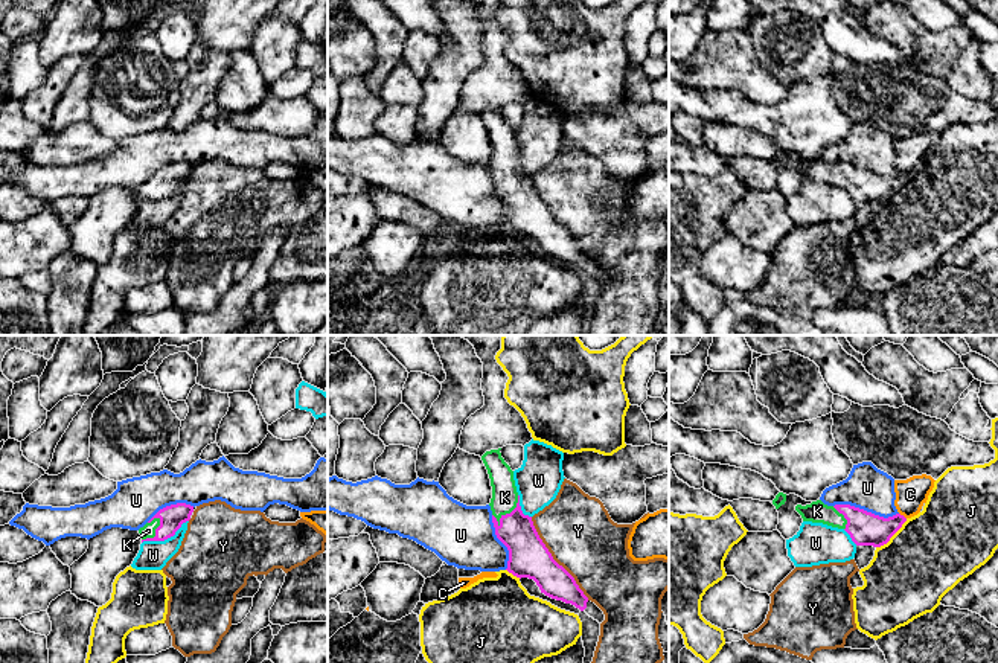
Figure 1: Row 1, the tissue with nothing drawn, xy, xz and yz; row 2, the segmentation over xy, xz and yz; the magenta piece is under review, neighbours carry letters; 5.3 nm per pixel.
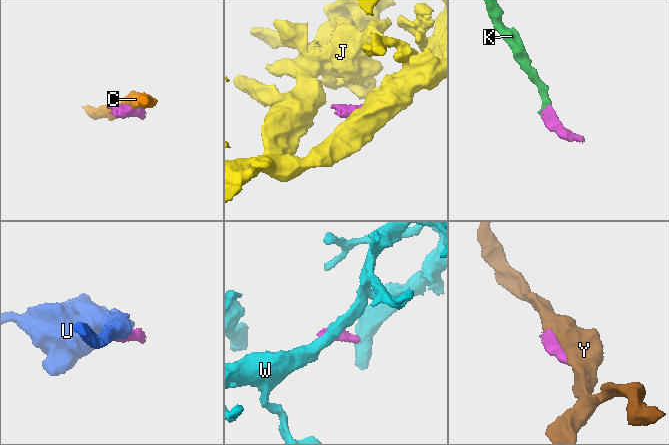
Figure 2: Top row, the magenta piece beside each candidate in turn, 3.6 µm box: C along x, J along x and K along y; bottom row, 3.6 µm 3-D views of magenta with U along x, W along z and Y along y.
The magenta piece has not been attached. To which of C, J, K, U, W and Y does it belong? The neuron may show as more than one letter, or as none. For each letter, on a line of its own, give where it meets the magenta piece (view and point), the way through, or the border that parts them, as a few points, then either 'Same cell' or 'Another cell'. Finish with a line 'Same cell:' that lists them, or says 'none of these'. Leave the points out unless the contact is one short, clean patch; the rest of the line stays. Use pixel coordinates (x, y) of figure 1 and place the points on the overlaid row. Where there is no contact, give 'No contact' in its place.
C: Touches magenta at yz (902, 515). Boundary: yz (899, 512), (905, 518). Another cell
J: Touches magenta at yz (893, 534). Another cell
K: Touches magenta at xz (511, 512). Path across: xz (527, 555), (511, 525), (511, 512), (505, 506), (505, 497). Same cell
U: Touches magenta at yz (866, 511). Another cell
W: Touches magenta at xy (165, 538). Boundary: xy (188, 520), (172, 535), (142, 543). Another cell
Y: Touches magenta at xz (552, 558). Another cell
Same cell: K

